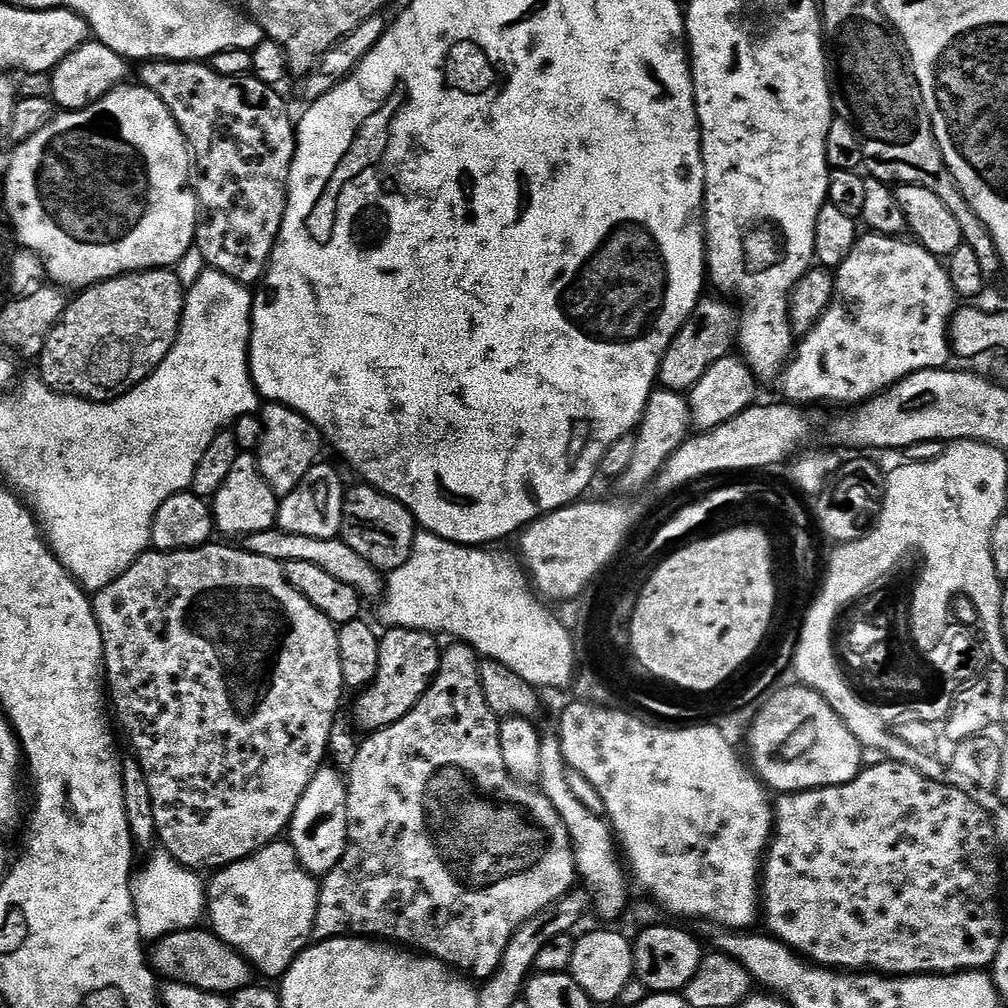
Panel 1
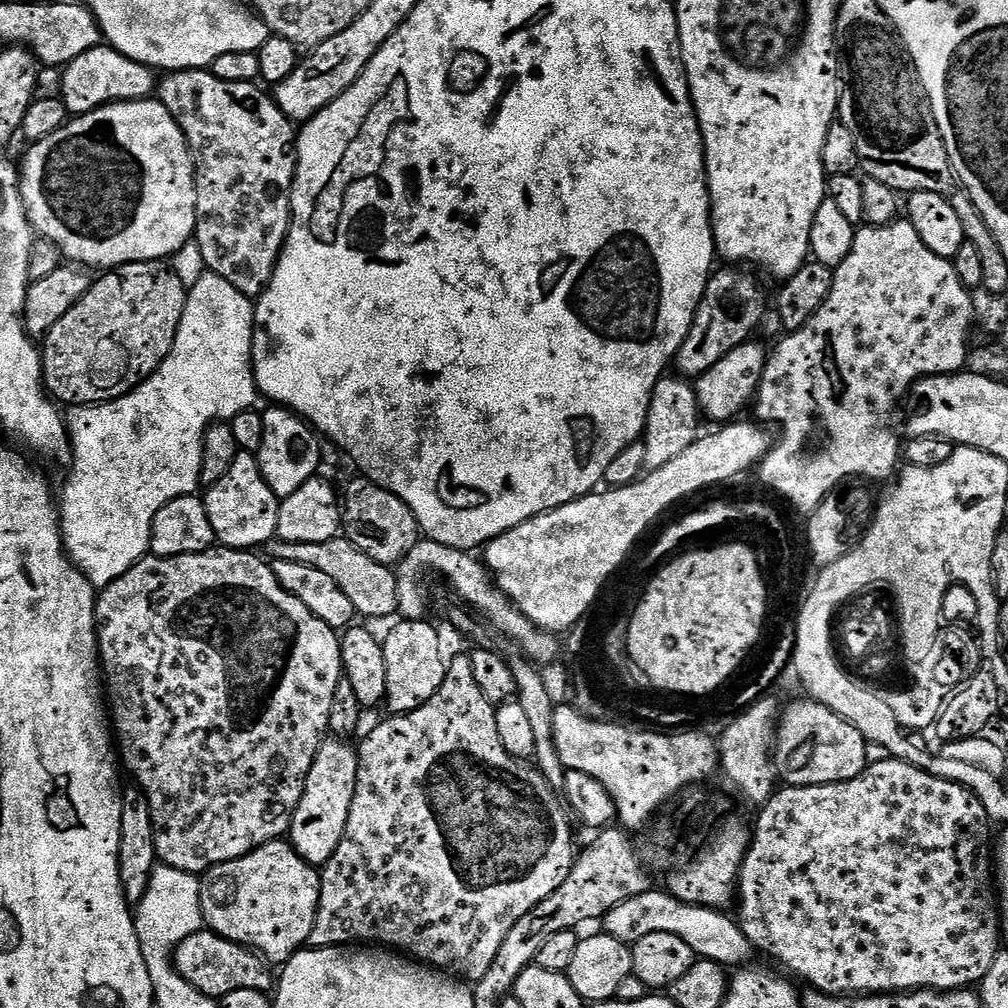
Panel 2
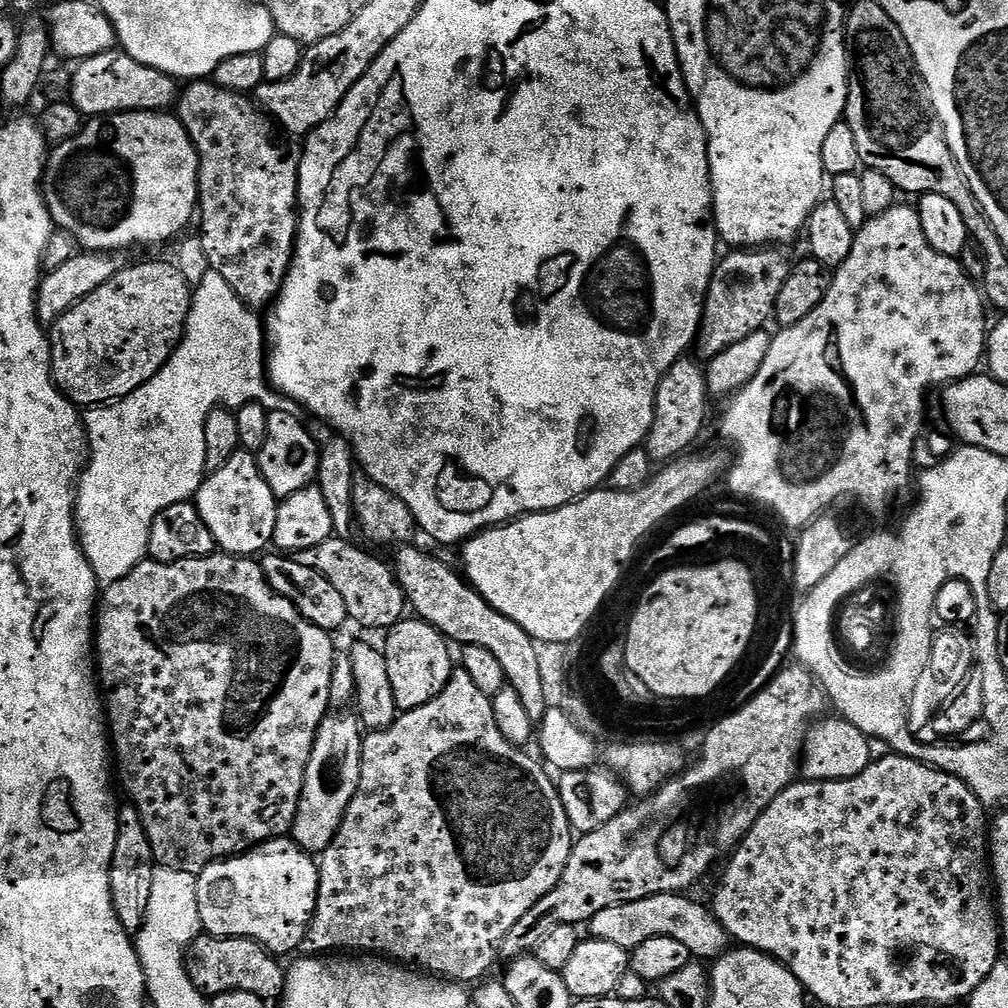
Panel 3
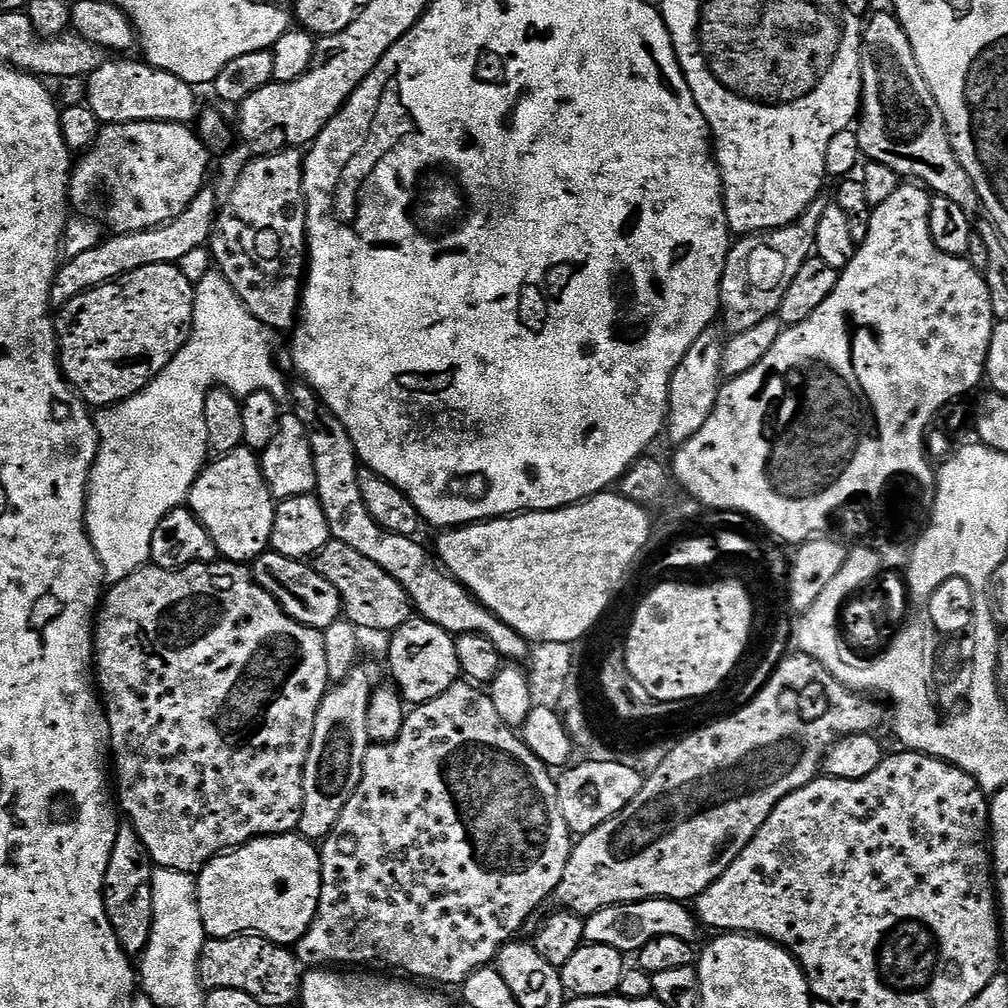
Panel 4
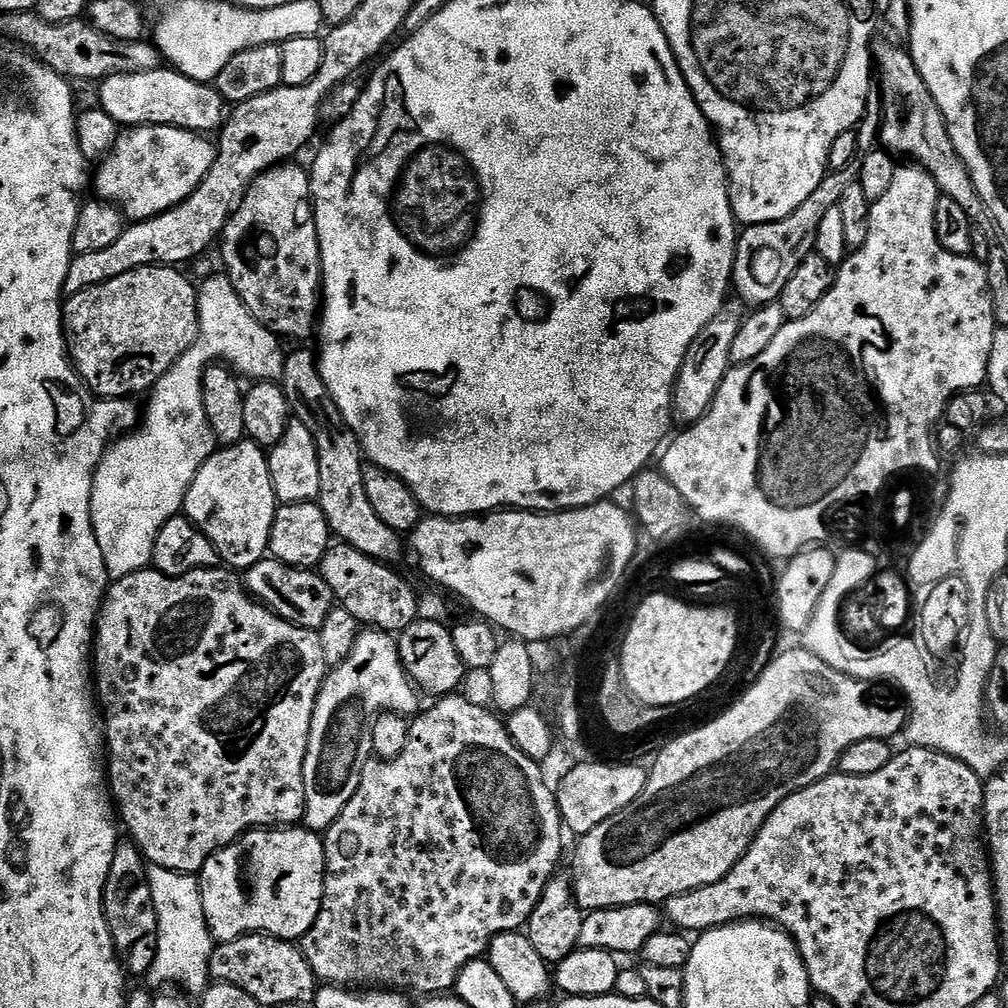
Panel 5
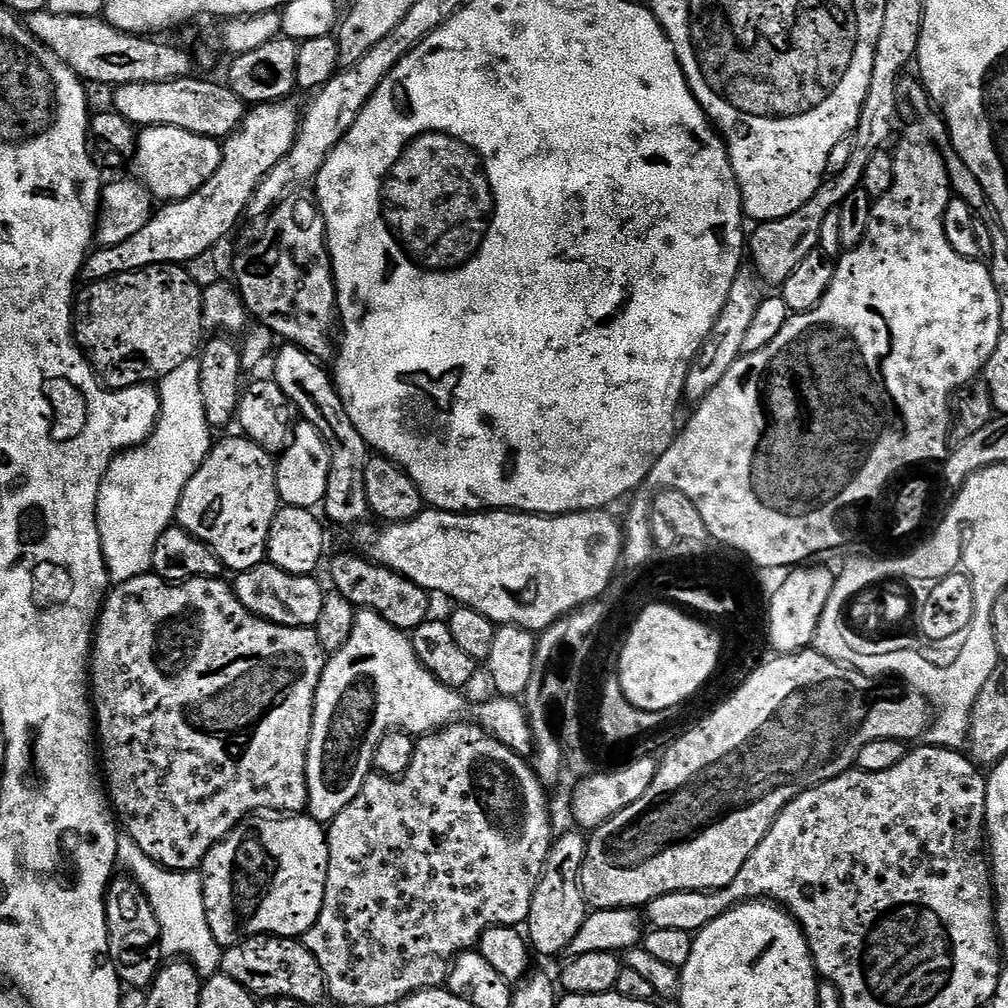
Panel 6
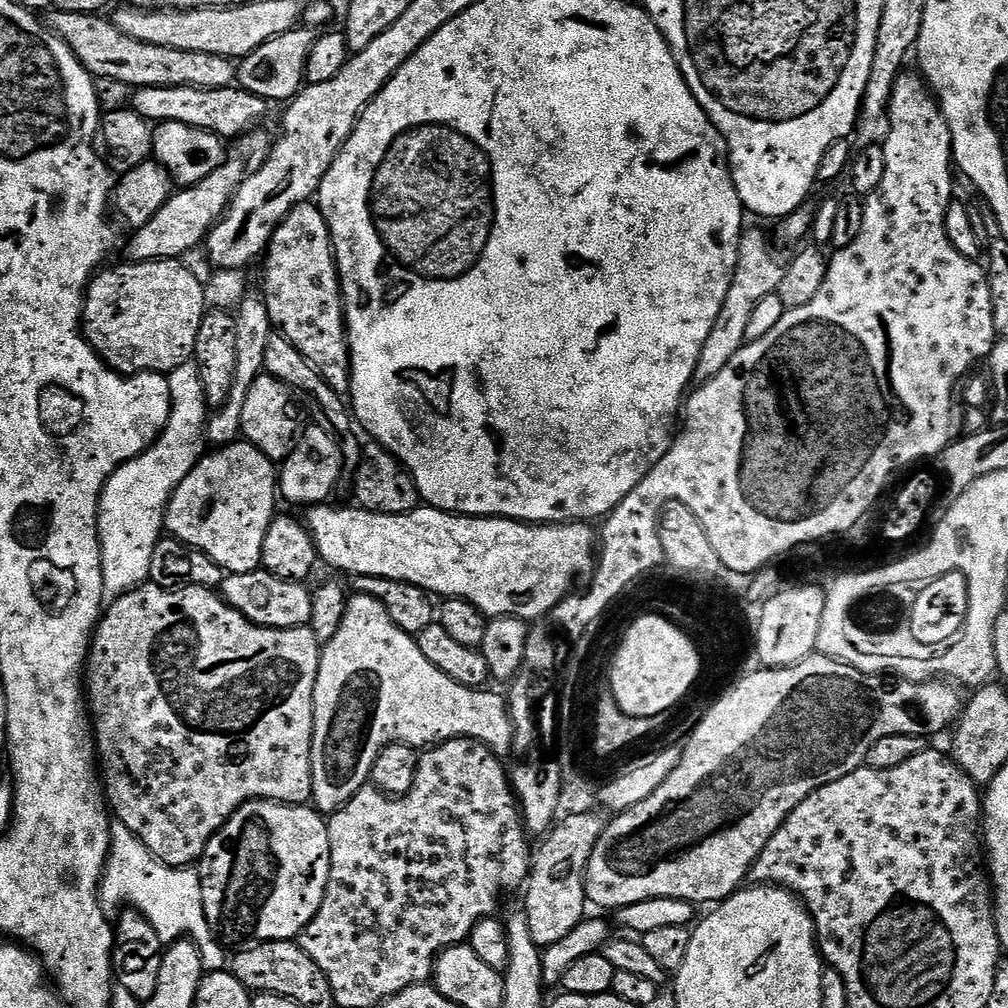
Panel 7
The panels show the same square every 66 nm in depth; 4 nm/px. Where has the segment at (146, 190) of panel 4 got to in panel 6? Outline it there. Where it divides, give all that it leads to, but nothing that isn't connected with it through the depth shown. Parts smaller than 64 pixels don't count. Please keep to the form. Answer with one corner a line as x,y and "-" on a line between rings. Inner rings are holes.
178,126
145,128
136,138
136,155
130,160
131,175
144,184
148,188
148,193
157,201
181,200
194,194
194,190
201,188
212,177
214,170
218,170
218,162
222,162
221,147
219,140
211,140
209,136
199,136
190,130
182,130

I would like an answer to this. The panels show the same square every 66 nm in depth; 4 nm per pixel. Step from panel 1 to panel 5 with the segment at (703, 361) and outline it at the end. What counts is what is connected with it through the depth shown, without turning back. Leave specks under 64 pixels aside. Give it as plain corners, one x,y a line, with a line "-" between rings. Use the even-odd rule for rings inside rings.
855,167
844,168
840,172
829,171
818,190
814,190
814,194
810,194
810,198
806,198
806,202
802,202
802,206
798,206
792,216
769,224
753,224
739,233
732,288
745,305
763,306
779,301
782,290
786,290
786,282
790,282
794,270
802,266
802,258
815,252
818,225
822,223
822,218
829,210
838,207
842,194
846,194
846,190
850,190
850,186
857,183
857,180
858,172

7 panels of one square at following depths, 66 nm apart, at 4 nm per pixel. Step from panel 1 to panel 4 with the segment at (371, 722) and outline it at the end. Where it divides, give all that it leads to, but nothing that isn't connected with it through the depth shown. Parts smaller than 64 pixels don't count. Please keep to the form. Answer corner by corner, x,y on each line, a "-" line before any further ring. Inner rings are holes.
423,618
407,620
400,629
391,633
388,644
388,668
392,671
395,687
409,705
425,704
438,694
446,694
462,676
456,649
456,637
442,626

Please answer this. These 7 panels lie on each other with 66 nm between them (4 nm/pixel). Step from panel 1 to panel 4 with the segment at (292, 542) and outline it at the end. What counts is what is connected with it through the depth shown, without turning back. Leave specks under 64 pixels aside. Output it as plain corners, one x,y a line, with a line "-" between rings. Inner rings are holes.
329,540
322,550
314,557
314,567
334,590
338,590
340,601
344,603
346,618
358,630
368,632
385,632
391,634
396,632
407,620
413,619
414,609
406,590
382,570
382,566
377,566
375,562
370,562
370,558
365,558
363,554
358,554
351,546
346,546
346,542

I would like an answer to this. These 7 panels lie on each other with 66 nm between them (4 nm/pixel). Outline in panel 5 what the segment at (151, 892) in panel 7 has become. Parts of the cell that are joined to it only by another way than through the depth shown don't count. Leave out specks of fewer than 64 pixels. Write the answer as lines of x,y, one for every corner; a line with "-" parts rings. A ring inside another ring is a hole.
153,867
148,869
148,881
158,914
158,942
152,972
162,983
181,984
189,997
199,998
210,987
208,963
214,947
208,923
204,920
200,881
192,874
-
176,968
180,968
180,972
176,972

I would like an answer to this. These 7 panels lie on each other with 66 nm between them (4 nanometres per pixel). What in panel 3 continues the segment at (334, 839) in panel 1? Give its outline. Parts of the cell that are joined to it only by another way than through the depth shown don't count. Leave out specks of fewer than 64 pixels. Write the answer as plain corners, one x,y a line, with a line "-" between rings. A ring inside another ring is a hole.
340,710
325,716
306,766
306,778
290,833
291,839
309,854
324,853
330,842
334,842
338,826
342,826
342,818
358,790
361,743
362,725
351,711

